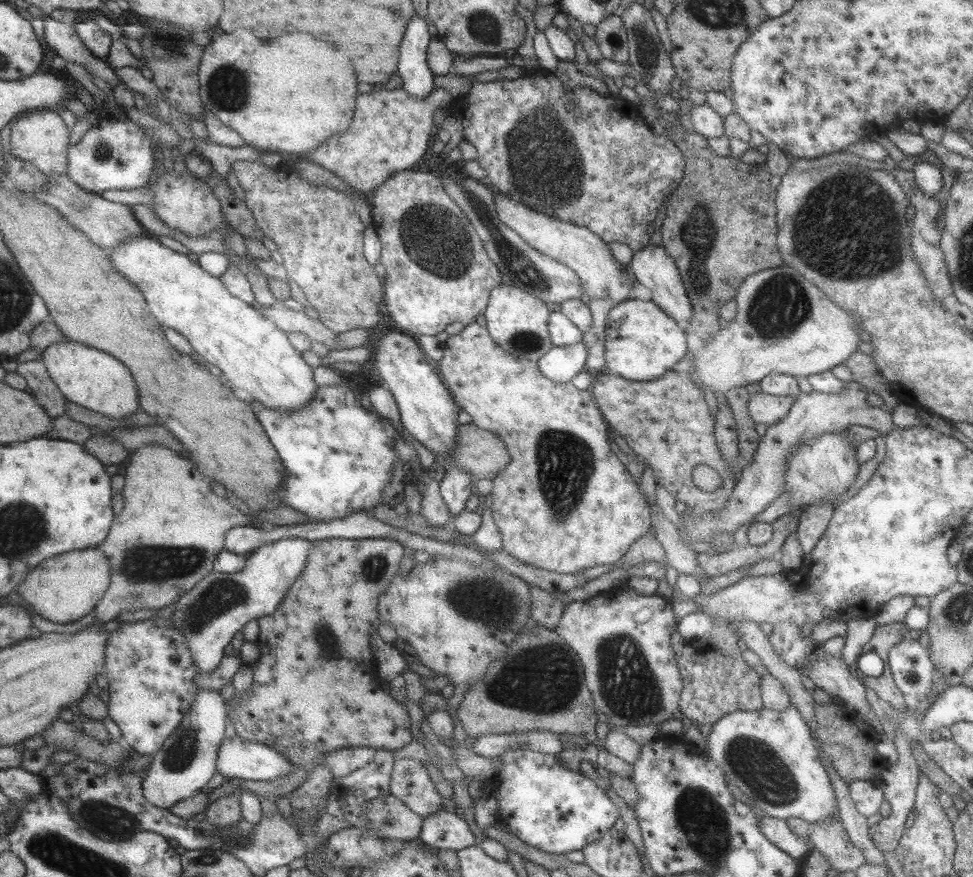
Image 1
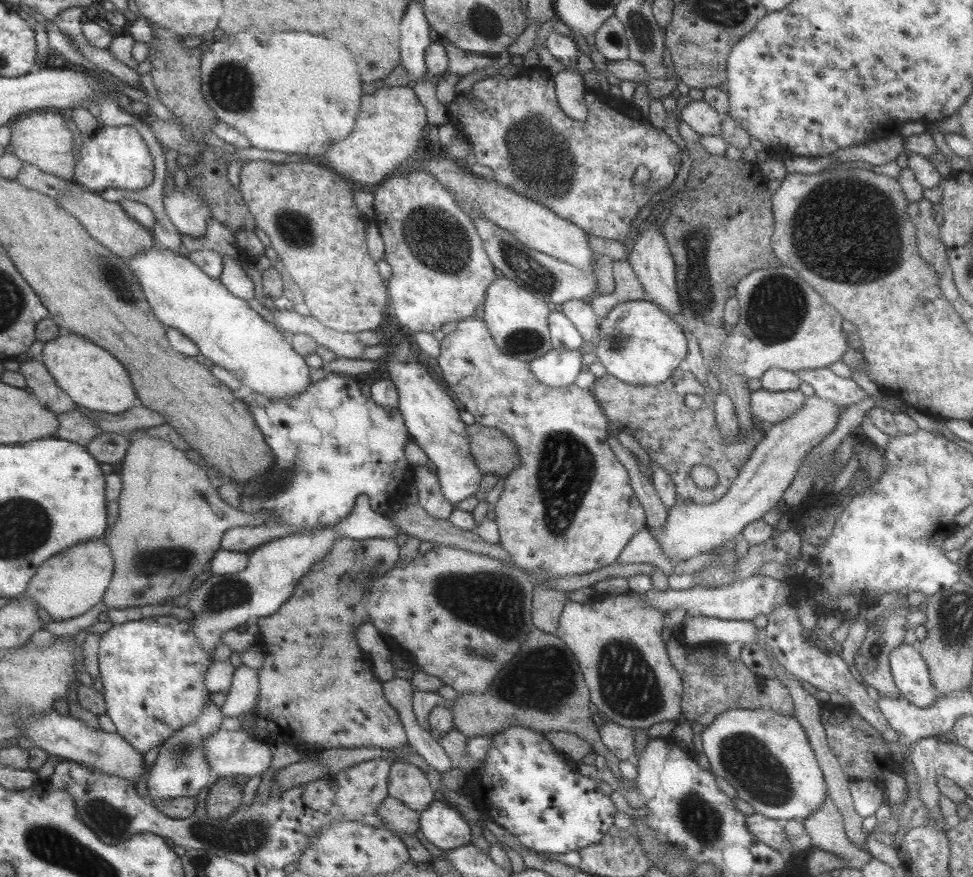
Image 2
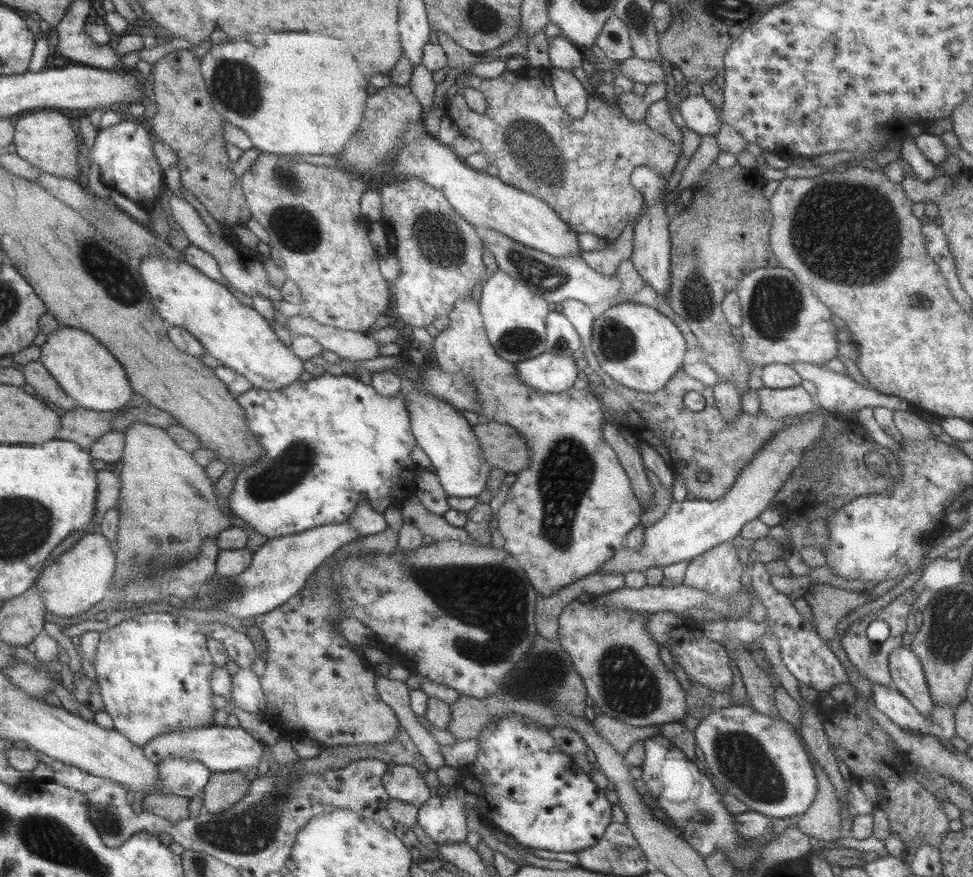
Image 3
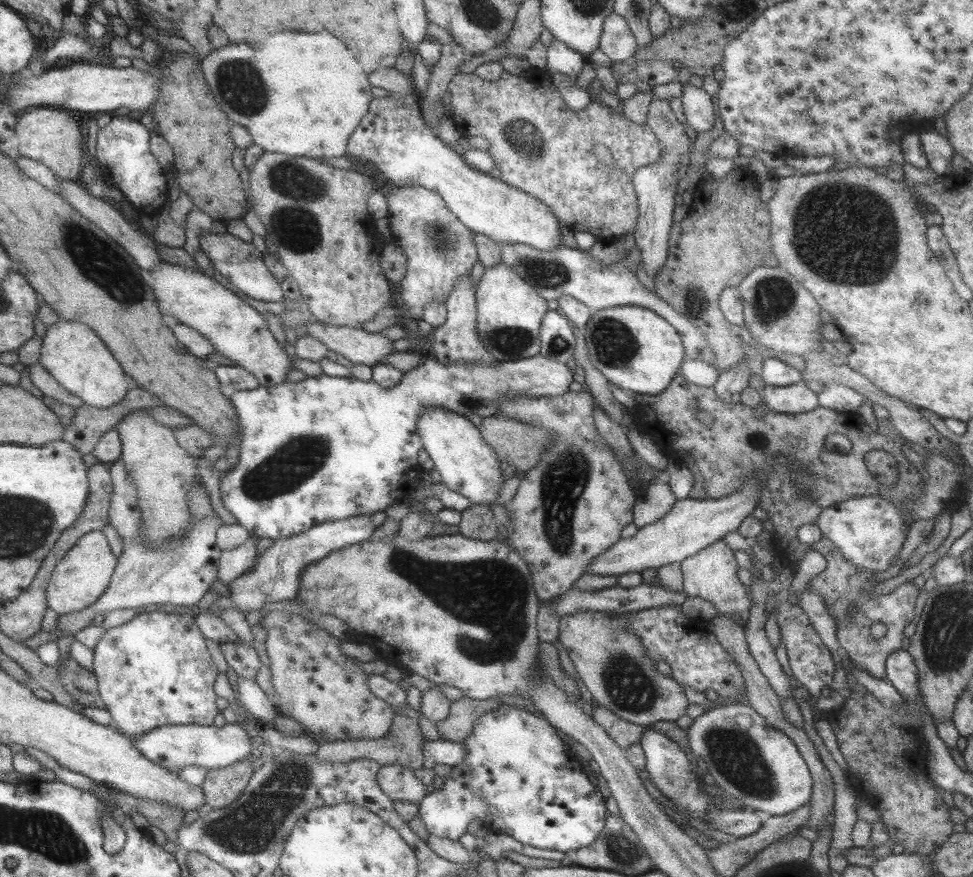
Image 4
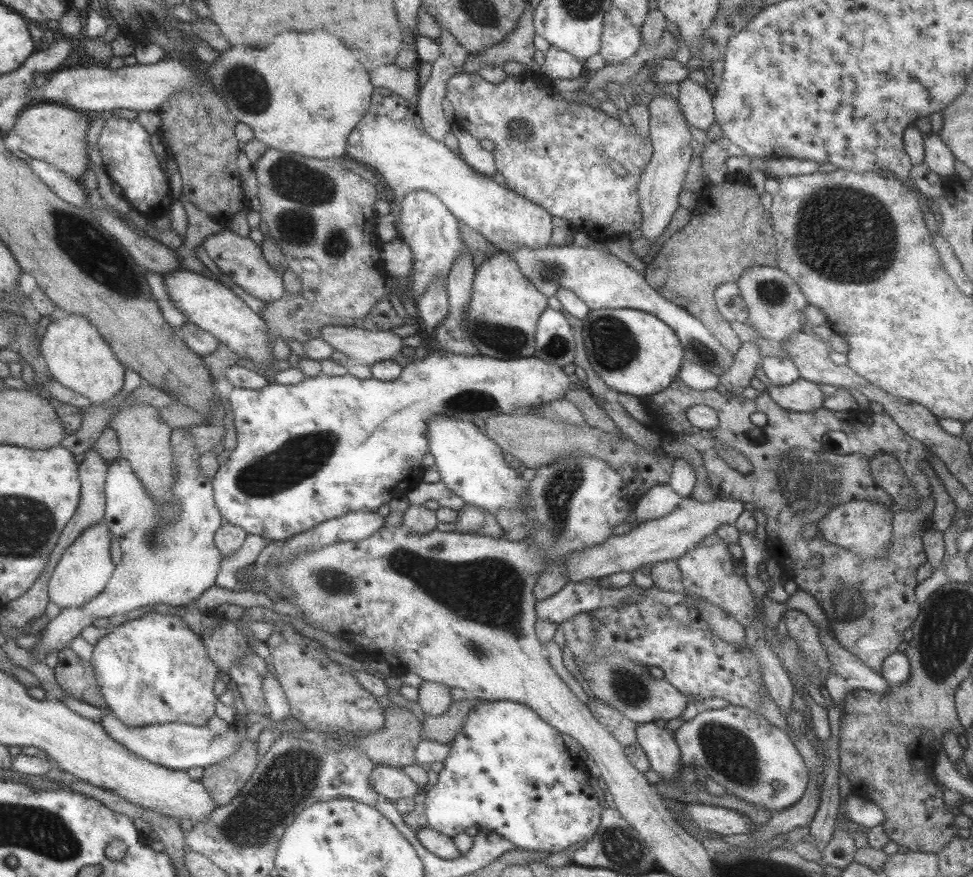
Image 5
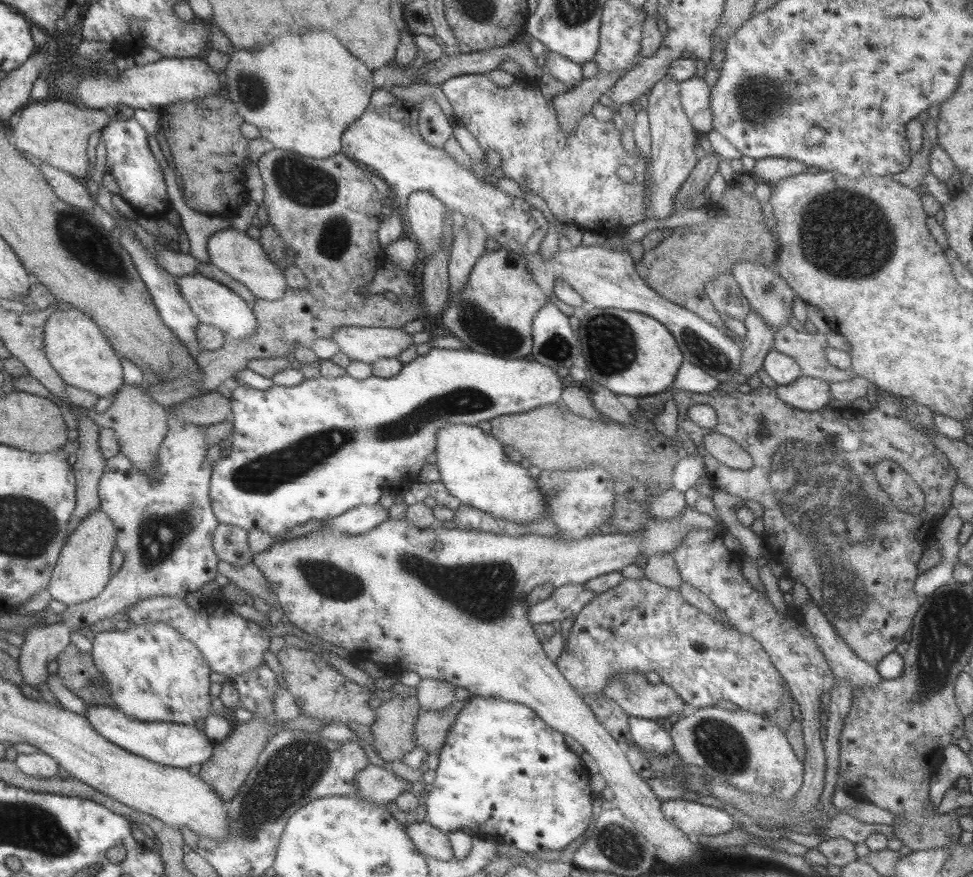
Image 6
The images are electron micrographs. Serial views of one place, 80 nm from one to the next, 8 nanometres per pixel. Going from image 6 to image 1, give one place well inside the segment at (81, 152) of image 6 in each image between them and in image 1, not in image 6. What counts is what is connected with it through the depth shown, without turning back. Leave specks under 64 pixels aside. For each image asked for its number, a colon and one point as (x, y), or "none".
1: (41, 138)
2: (43, 140)
3: (46, 139)
4: (49, 135)
5: (56, 133)

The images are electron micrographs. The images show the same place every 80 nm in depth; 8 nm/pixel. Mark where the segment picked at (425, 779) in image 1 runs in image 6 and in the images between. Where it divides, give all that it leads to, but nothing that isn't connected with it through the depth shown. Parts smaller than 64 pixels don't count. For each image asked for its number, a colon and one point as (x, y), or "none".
2: (406, 782)
3: (403, 782)
4: (397, 782)
5: (387, 780)
6: (376, 785)

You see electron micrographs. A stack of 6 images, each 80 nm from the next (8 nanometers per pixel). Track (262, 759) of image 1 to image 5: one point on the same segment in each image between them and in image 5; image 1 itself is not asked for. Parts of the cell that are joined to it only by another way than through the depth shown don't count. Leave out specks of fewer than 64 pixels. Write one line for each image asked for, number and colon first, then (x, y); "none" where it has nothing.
2: (228, 754)
3: (221, 749)
4: (171, 747)
5: (177, 746)

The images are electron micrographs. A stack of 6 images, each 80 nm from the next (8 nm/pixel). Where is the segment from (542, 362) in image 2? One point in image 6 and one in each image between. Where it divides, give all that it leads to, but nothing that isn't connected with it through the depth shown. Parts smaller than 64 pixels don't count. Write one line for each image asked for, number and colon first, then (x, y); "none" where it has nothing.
3: (546, 372)
4: (324, 449)
5: (328, 446)
6: (307, 452)

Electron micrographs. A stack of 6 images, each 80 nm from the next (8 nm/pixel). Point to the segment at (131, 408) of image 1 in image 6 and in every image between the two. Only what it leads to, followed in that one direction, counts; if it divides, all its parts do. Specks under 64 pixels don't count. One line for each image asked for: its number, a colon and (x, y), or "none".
2: (93, 379)
3: (83, 367)
4: (78, 360)
5: (77, 357)
6: (83, 358)

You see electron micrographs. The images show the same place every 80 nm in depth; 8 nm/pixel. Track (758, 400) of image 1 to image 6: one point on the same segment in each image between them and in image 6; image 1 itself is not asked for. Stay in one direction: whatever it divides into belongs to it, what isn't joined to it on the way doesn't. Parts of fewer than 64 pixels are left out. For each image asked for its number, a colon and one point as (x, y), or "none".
2: (768, 406)
3: (793, 401)
4: (796, 398)
5: (802, 396)
6: (810, 394)

